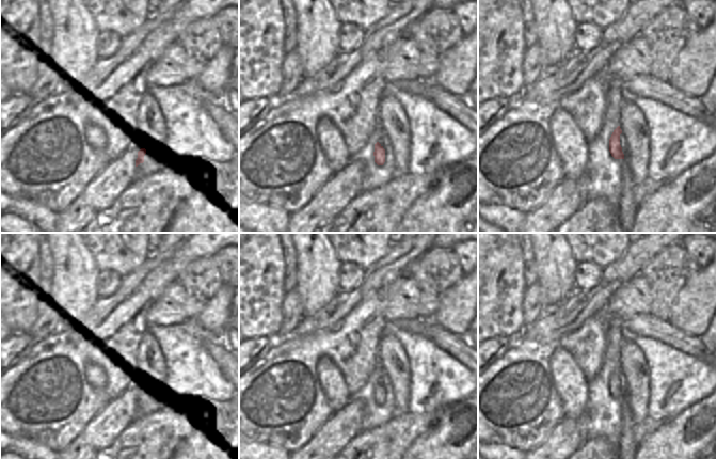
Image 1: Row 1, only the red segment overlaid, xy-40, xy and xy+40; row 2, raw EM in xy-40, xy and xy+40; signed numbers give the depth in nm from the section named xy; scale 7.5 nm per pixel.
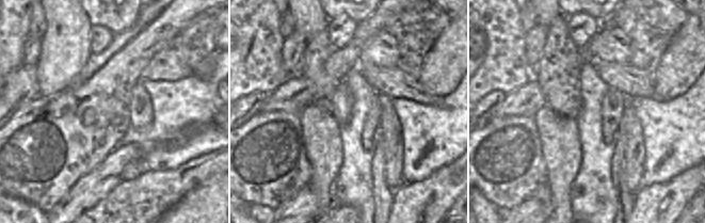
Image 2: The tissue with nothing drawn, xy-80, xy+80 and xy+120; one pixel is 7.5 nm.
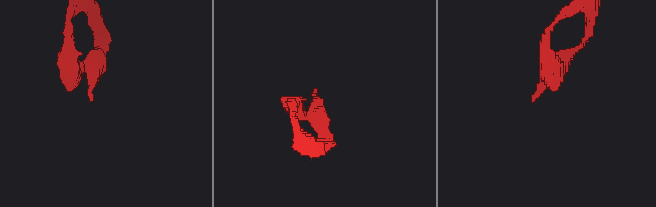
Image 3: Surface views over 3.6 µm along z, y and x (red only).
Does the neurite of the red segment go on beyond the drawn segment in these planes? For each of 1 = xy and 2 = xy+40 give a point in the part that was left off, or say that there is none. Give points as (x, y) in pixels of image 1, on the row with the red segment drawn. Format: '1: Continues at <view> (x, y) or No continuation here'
1: Continues at xy (384, 141)
2: Continues at xy+40 (623, 143).

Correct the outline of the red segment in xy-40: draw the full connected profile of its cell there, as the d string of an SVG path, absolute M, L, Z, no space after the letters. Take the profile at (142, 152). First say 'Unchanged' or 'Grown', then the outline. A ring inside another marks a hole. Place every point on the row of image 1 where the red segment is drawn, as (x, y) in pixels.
Grown. M145 140L134 143L133 148L138 153L133 180L144 178L148 173L157 174L157 145Z

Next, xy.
Grown. M383 133L380 141L375 144L375 162L383 165L389 171L389 177L396 174L396 164L394 162L394 152L389 139Z

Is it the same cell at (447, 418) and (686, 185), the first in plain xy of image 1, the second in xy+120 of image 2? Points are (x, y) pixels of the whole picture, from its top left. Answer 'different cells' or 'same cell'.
same cell

